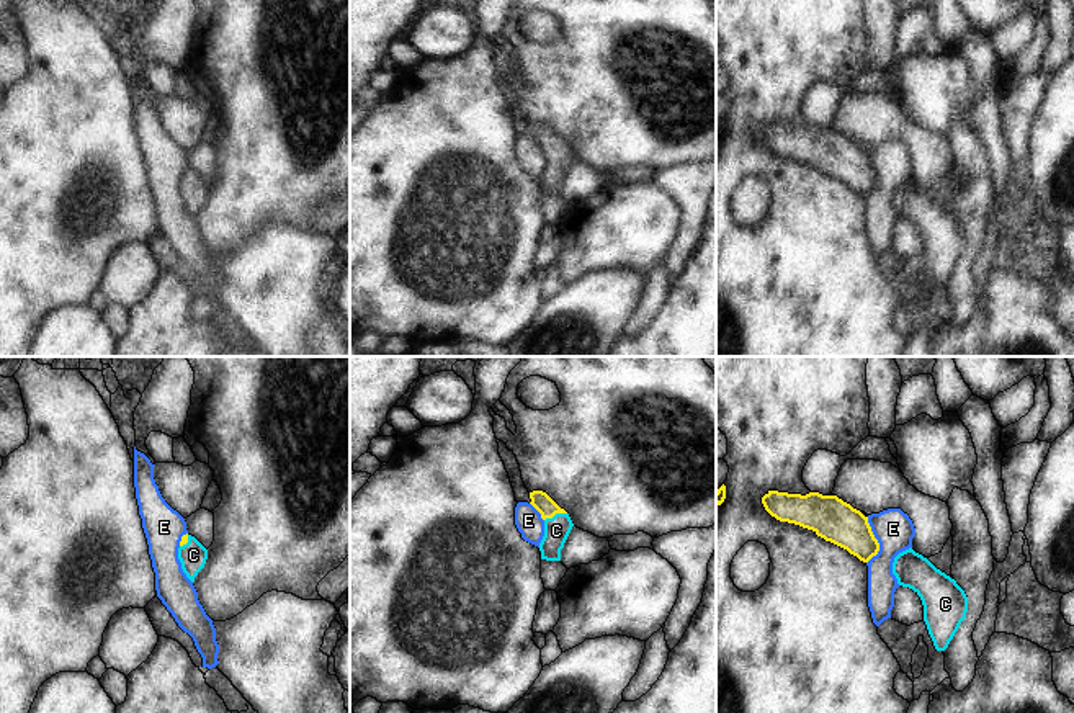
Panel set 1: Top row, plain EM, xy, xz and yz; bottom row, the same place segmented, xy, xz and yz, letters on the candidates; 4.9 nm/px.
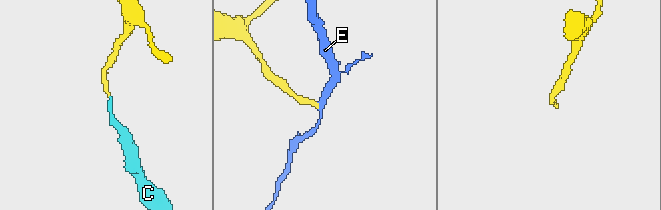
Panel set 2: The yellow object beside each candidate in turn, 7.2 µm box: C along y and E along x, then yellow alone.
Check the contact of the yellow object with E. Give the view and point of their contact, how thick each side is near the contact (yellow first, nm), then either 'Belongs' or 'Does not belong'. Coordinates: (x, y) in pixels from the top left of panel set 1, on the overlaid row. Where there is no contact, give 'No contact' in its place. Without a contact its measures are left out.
Touches yellow at yz (877, 540). Thickness 200 nm (yellow) against 200 nm. Does not belong.

